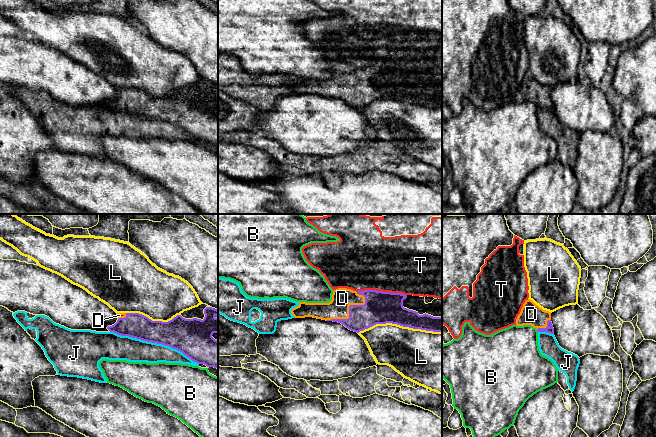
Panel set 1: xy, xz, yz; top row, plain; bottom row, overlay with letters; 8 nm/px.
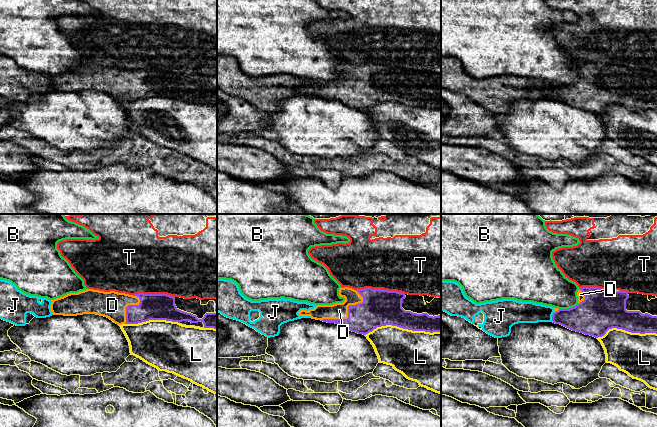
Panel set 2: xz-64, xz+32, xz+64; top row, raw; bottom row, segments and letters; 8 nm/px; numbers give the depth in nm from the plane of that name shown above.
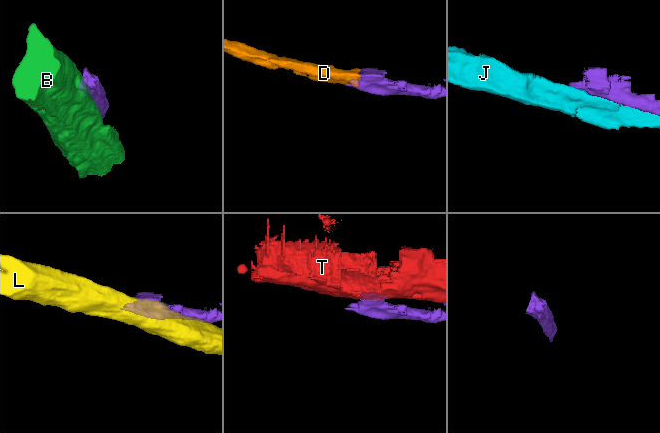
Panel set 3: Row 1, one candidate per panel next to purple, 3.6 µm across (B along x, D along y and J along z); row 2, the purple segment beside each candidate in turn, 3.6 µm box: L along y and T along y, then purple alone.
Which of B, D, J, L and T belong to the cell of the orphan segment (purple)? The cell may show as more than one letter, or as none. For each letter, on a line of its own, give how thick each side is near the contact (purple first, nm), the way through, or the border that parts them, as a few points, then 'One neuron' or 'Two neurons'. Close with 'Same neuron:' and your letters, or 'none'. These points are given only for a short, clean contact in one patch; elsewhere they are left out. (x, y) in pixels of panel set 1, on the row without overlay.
B: Thickness 60 nm (purple) against 400 nm. Two neurons
D: Thickness 260 nm (purple) against 170 nm. One neuron
J: Thickness 260 nm (purple) against 190 nm. Two neurons
L: Thickness 260 nm (purple) against 380 nm. Two neurons
T: Thickness 260 nm (purple) against 440 nm. Two neurons
Same neuron: D

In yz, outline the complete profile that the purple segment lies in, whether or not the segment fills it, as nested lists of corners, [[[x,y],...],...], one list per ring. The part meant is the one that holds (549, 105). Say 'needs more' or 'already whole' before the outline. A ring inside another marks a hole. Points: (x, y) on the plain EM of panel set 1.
needs more | [[[530,75],[526,76],[523,80],[521,88],[516,95],[516,101],[531,101],[538,108],[554,110],[551,88],[543,86]]]

